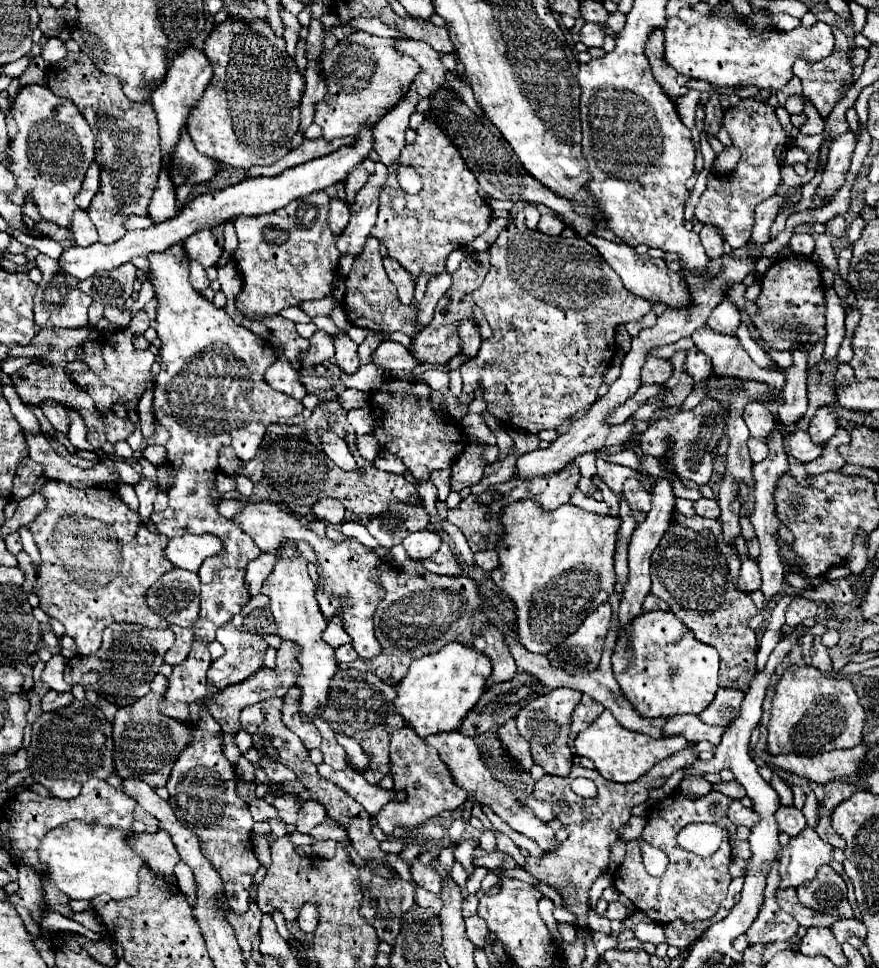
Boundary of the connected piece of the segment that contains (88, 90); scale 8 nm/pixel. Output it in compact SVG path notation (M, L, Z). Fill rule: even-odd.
M68 52L65 58L48 68L48 88L56 96L70 98L96 136L100 192L96 192L88 208L88 216L94 222L102 244L112 244L124 236L124 220L128 216L148 214L148 204L160 172L158 124L150 104L150 96L158 86L160 84L154 82L146 88L144 102L132 102L124 96L120 80L96 72L92 60L84 52Z

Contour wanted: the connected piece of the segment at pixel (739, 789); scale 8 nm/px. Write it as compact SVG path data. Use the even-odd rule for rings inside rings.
M720 782L720 784L714 784L714 788L718 790L718 792L722 792L722 794L726 794L726 796L730 796L730 798L744 798L746 796L746 792L744 792L744 786L740 784L740 782Z

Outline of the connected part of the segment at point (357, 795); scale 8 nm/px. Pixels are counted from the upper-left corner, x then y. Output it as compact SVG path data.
M320 764L318 766L320 776L324 776L328 782L336 784L338 788L342 788L344 792L348 792L358 804L364 806L364 810L374 818L376 812L388 804L390 800L404 800L404 792L392 792L392 790L382 790L374 784L368 784L364 780L364 776L356 770L344 770L344 772L336 772L332 768L328 768L328 764Z

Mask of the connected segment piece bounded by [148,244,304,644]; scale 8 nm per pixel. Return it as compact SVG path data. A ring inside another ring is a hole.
M174 244L168 248L168 252L152 252L148 256L148 280L154 286L154 298L158 302L156 306L156 332L162 340L160 346L160 358L162 368L156 378L154 386L154 418L160 426L164 426L170 434L166 442L166 452L170 466L176 470L174 484L168 488L168 508L160 514L152 514L150 520L156 524L156 530L168 538L183 536L184 534L214 534L224 542L224 552L218 556L208 558L200 570L200 618L194 624L194 640L196 644L208 644L216 636L216 628L222 624L228 624L234 614L246 606L250 600L250 594L244 584L244 572L246 564L260 556L260 548L254 544L254 540L242 532L242 528L220 516L216 506L220 500L220 494L214 490L214 478L218 468L218 454L222 448L232 448L236 456L243 462L250 461L256 456L256 450L264 438L264 432L270 424L278 422L280 418L294 418L302 414L302 404L298 400L292 400L286 394L280 394L272 390L264 382L266 368L276 362L276 350L274 346L252 334L248 328L236 324L224 308L216 308L210 300L206 300L202 294L198 294L190 282L188 282L188 252L184 252L184 244Z

